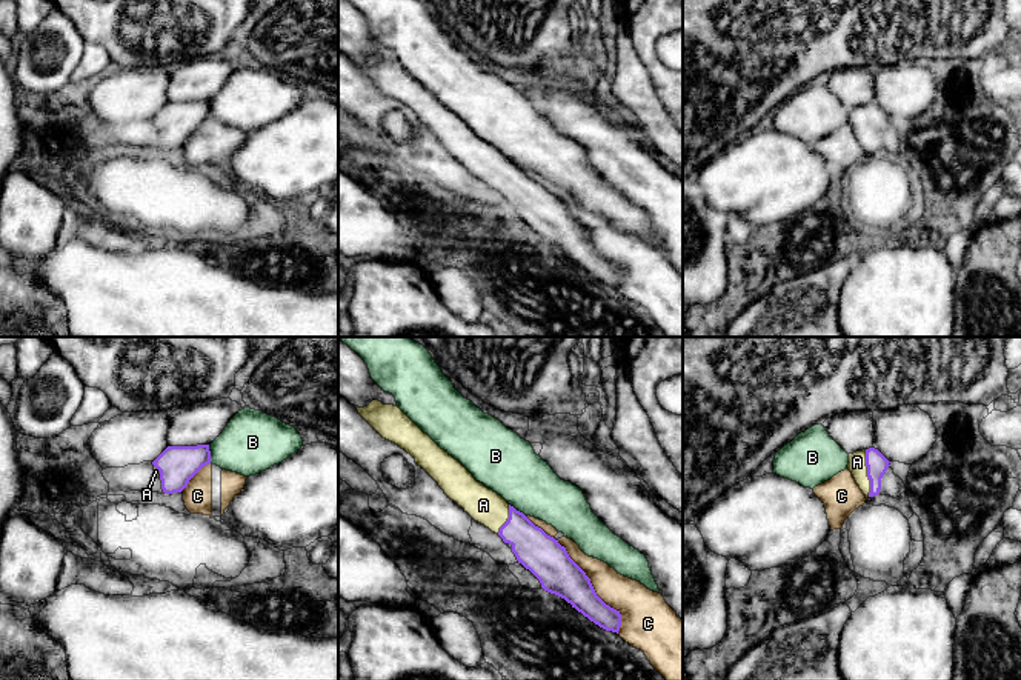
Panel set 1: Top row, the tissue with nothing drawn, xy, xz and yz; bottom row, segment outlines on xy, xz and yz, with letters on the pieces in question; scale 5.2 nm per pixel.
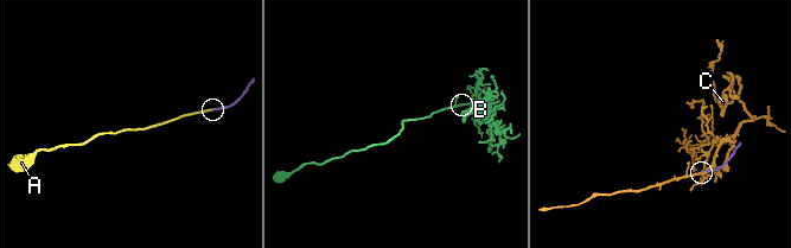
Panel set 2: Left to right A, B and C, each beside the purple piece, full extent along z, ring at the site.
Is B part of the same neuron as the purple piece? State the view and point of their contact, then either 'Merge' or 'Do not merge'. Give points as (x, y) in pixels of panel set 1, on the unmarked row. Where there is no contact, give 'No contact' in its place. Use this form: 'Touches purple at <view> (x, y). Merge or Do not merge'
Touches purple at xy (209, 110). Do not merge

